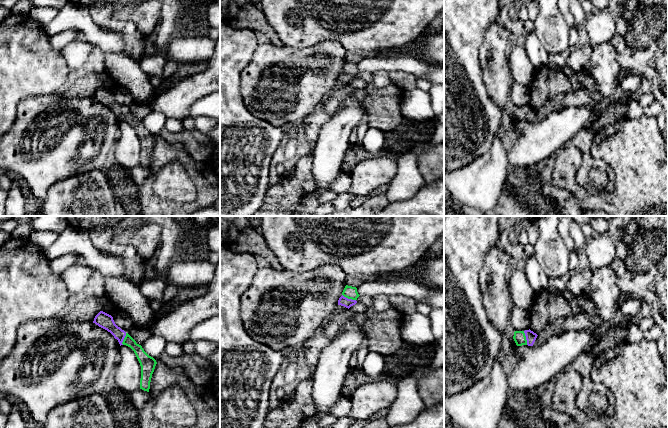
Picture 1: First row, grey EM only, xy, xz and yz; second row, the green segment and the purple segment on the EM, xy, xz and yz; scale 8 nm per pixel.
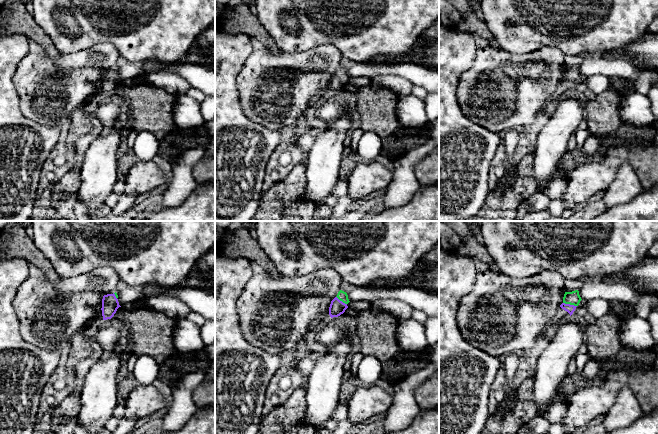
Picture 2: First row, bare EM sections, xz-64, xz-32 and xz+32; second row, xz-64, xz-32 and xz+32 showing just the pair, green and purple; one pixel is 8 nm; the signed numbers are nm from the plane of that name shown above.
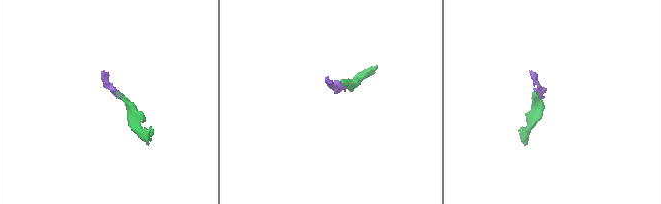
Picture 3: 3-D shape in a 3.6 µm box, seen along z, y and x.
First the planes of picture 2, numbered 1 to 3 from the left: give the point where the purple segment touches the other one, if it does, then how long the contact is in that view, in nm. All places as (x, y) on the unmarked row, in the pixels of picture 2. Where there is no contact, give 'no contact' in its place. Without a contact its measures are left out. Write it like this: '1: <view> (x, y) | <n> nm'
1: xz-64 (115, 71) | 50 nm
2: xz-32 (341, 76) | 110 nm
3: xz+32 (570, 80) | 120 nm

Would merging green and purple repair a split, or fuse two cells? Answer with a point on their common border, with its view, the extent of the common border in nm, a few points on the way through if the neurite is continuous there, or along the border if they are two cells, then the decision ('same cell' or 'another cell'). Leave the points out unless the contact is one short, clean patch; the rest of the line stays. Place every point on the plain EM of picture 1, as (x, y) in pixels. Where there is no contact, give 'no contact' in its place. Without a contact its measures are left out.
xz (349, 74) | 120 nm | across xz (349, 68), (349, 74), (343, 77) | same cell

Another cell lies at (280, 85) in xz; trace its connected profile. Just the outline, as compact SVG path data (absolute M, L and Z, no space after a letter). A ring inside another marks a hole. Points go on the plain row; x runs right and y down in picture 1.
M333 40L322 41L304 49L294 49L285 45L279 47L271 42L258 44L252 60L241 72L240 90L247 110L276 127L287 123L300 125L312 117L315 109L334 92L338 76L346 62L345 54L345 47Z

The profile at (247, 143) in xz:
M220 23L220 216L252 216L259 210L269 189L270 162L286 131L252 115L246 108L241 90L241 72L258 47L256 32Z

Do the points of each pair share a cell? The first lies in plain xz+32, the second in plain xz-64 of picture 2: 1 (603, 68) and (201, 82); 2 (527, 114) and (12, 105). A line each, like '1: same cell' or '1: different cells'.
1: same cell
2: different cells

